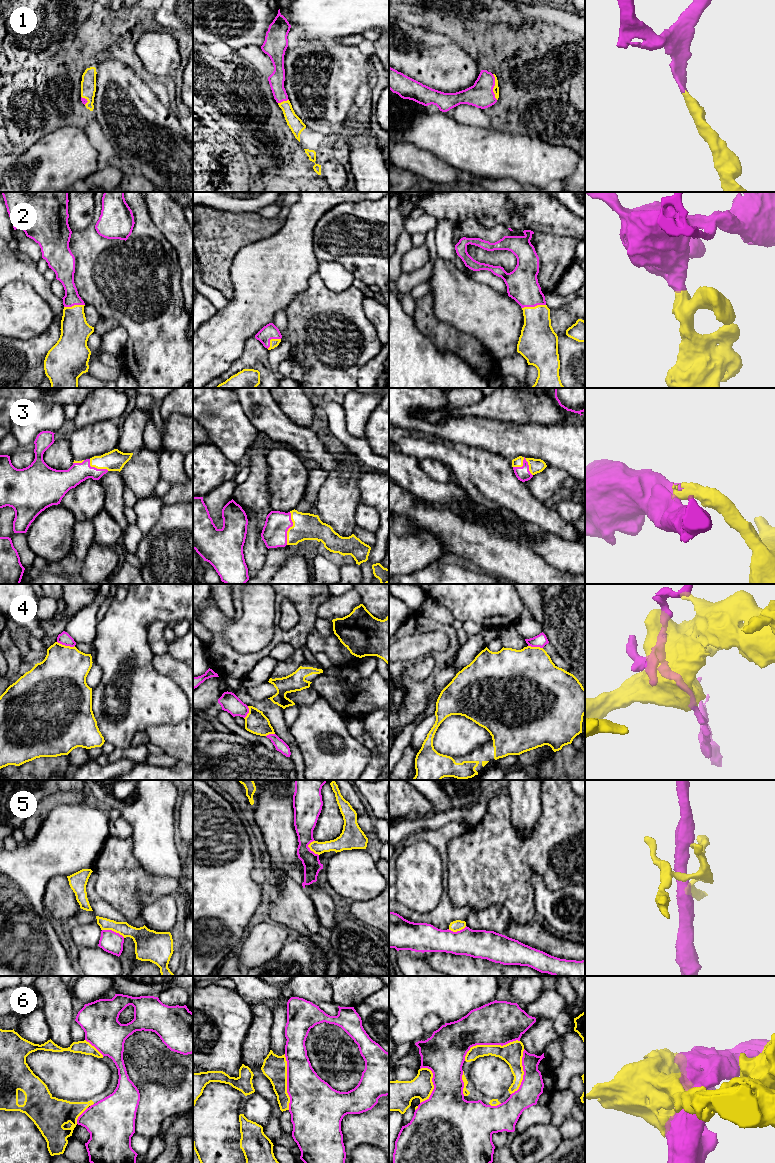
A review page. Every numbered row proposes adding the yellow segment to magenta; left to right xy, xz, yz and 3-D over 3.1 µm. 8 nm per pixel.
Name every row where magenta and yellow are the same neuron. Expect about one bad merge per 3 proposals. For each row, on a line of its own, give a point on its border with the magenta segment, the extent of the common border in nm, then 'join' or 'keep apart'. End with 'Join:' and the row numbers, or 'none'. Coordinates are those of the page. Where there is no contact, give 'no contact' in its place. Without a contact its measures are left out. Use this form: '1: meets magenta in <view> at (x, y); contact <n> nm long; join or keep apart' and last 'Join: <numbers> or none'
1: meets magenta in yz at (493, 87); contact 220 nm long; join
2: meets magenta in yz at (533, 306); contact 190 nm long; join
3: meets magenta in yz at (525, 460); contact 180 nm long; join
4: meets magenta in xy at (66, 645); contact 150 nm long; keep apart
5: meets magenta in xy at (113, 931); contact 200 nm long; keep apart
6: meets magenta in yz at (488, 1044); contact 480 nm long; keep apart
Join: 1, 2, 3

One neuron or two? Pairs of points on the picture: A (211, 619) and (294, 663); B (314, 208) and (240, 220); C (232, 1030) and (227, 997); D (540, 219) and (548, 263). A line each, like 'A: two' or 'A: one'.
A: two
B: two
C: one
D: two

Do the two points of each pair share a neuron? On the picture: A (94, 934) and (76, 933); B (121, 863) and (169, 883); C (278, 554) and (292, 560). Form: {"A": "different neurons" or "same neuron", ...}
{"A": "same neuron", "B": "same neuron", "C": "different neurons"}

